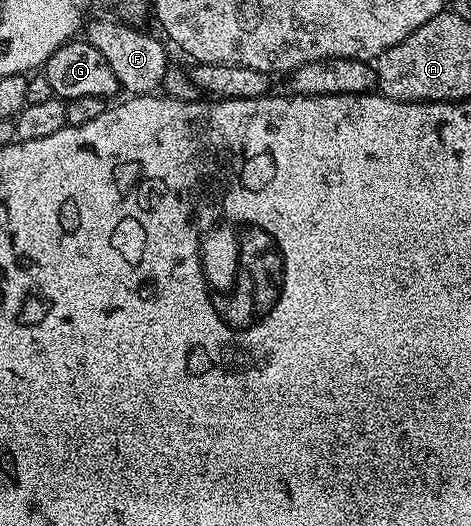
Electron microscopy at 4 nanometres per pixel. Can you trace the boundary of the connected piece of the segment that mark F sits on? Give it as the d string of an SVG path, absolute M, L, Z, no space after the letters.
M101 17L98 21L92 21L84 26L83 39L91 47L95 47L95 51L99 51L103 59L107 59L118 86L122 90L126 89L126 94L129 95L149 95L160 90L164 73L171 64L171 58L165 54L166 42L160 36L152 37L136 24L126 23L121 19L108 21Z

